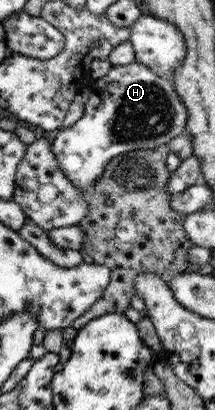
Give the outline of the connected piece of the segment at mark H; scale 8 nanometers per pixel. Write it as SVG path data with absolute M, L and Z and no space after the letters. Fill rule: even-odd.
M136 60L126 65L112 65L105 76L92 81L91 93L85 104L83 116L75 124L57 133L52 142L52 149L65 176L89 200L92 186L114 156L127 151L147 150L167 145L172 138L184 132L187 117L185 105L175 92L171 80L158 75Z

